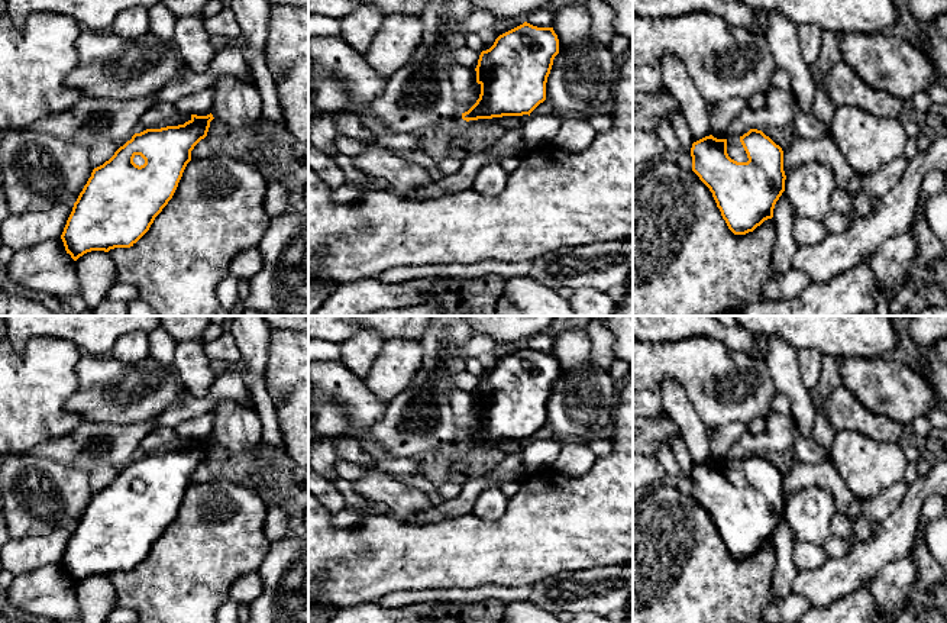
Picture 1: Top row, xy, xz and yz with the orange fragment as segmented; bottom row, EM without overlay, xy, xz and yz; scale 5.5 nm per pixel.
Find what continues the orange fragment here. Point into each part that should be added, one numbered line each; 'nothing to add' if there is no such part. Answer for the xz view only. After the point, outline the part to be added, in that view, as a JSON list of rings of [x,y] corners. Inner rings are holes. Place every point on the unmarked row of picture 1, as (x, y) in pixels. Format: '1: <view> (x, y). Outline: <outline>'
nothing to add

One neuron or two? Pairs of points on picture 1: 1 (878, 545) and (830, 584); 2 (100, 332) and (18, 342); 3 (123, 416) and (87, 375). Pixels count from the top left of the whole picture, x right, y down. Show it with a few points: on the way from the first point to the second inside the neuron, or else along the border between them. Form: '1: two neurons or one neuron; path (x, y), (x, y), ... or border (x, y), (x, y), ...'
1: one neuron; path (866, 557), (842, 575)
2: one neuron; path (80, 331), (38, 331)
3: one neuron; path (115, 406), (97, 386)

